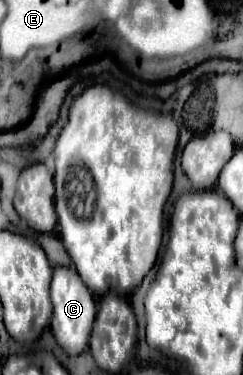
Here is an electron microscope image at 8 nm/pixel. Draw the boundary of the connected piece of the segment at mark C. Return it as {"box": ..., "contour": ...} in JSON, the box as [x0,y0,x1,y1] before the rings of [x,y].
{"box":[51,267,95,355],"contour":[[[55,267],[53,269],[53,281],[51,281],[51,303],[53,303],[53,317],[51,317],[51,329],[57,339],[57,343],[69,353],[79,355],[87,349],[91,325],[95,321],[95,299],[87,287],[83,287],[83,281],[79,275],[75,275],[75,269],[69,267]]]}

